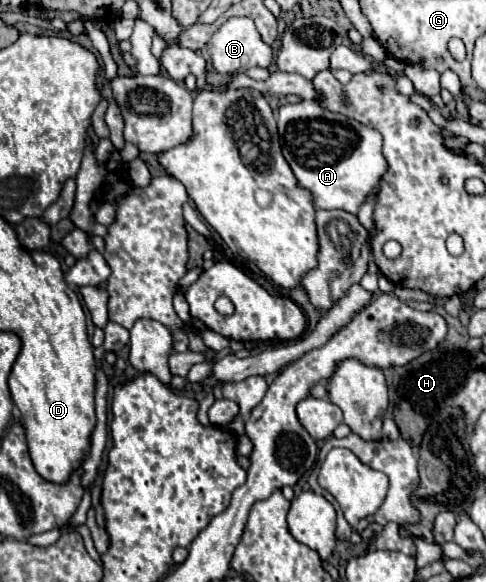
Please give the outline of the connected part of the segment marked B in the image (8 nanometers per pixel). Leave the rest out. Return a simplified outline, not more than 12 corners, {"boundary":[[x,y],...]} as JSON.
{"boundary":[[248,17],[228,19],[202,49],[210,87],[268,67],[268,47]]}

